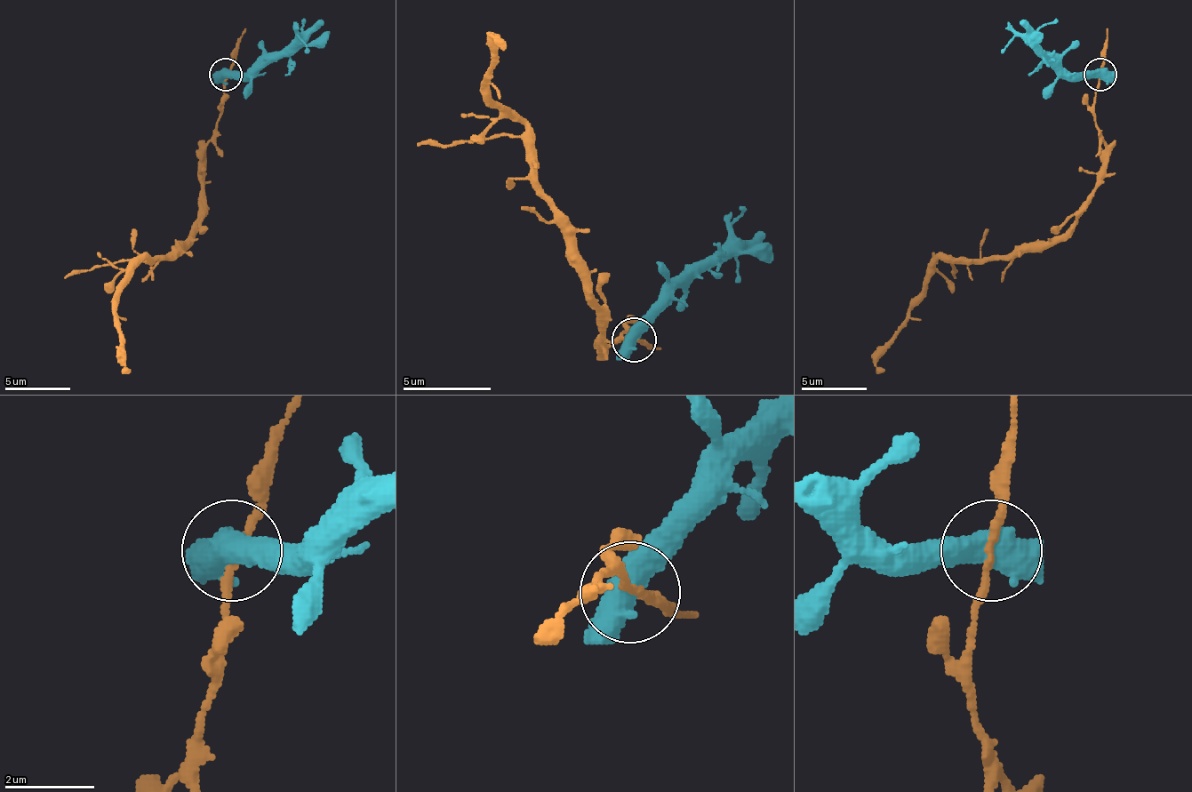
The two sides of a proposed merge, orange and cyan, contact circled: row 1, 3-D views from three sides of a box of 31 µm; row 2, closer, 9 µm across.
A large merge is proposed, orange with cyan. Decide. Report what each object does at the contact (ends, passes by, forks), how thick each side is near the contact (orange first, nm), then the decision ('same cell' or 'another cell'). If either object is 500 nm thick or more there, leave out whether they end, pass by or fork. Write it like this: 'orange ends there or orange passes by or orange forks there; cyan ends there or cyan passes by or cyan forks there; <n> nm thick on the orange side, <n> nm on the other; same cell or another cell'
160 nm thick on the orange side, 600 nm on the other; another cell

